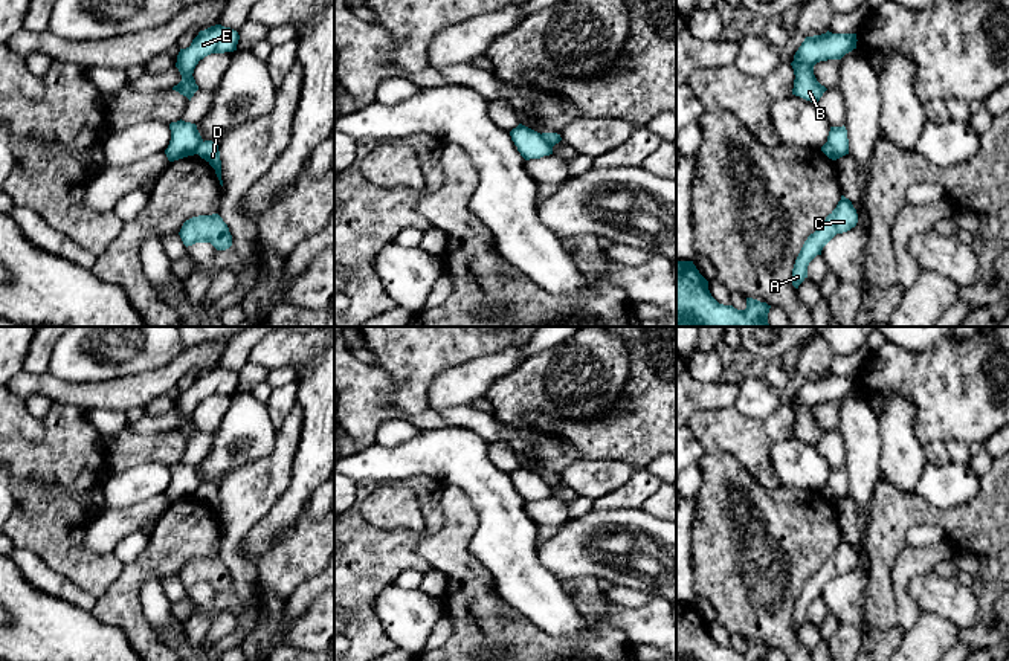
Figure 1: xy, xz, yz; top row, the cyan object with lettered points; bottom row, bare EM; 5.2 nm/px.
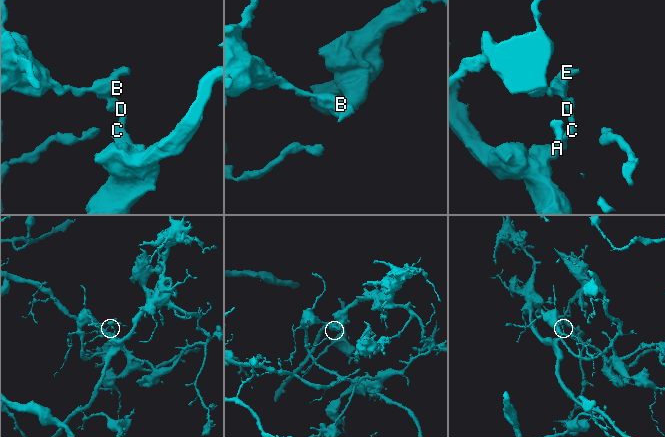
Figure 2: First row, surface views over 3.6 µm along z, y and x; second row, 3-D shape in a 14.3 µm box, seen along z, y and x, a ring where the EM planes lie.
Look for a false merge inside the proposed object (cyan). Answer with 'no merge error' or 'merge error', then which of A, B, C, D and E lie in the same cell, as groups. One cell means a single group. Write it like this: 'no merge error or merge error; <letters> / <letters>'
merge error; A C D / B E

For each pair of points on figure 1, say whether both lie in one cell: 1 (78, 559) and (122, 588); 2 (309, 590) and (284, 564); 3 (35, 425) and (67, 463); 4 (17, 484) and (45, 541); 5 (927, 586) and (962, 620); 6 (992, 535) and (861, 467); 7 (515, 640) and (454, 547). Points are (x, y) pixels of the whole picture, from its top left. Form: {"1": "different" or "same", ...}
{"1": "different", "2": "different", "3": "different", "4": "different", "5": "same", "6": "different", "7": "same"}

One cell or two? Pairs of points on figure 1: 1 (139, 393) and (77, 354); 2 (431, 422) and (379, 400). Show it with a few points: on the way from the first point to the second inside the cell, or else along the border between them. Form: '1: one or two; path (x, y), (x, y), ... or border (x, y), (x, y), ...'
1: two; border (150, 370), (80, 383)
2: one; path (419, 420), (391, 412)

